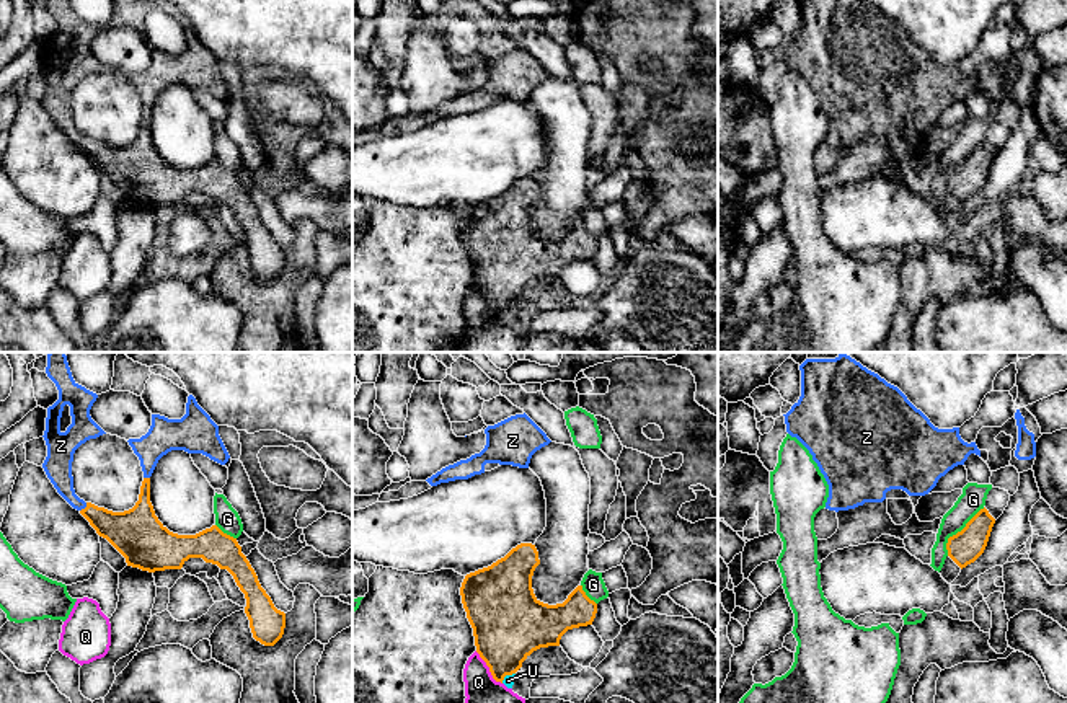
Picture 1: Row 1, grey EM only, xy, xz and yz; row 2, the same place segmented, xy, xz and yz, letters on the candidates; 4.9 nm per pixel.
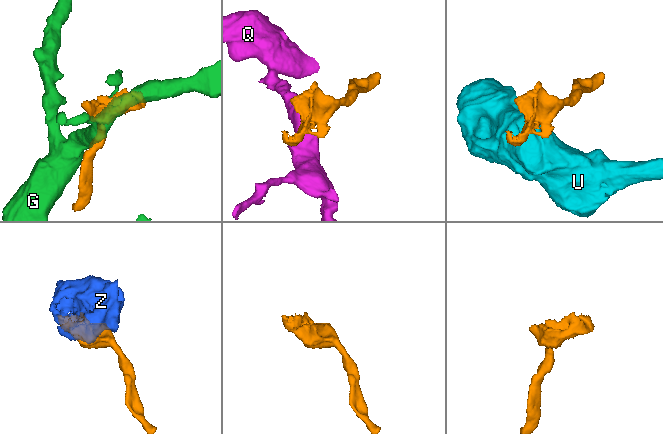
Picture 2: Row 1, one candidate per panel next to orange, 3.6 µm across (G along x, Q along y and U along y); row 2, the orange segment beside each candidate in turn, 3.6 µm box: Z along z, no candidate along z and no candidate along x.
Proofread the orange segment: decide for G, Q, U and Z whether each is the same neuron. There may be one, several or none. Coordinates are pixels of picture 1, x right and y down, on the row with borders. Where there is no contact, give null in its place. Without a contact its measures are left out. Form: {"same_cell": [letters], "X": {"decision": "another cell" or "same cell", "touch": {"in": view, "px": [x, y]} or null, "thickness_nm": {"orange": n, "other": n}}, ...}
{"same_cell": ["Z"], "G": {"decision": "another cell", "touch": {"in": "yz", "px": [958, 532]}, "thickness_nm": {"orange": 160, "other": 120}}, "Q": {"decision": "another cell", "touch": {"in": "xz", "px": [490, 669]}, "thickness_nm": {"orange": 360, "other": 160}}, "U": {"decision": "another cell", "touch": {"in": "xz", "px": [506, 674]}, "thickness_nm": {"orange": 360, "other": 50}}, "Z": {"decision": "same cell", "touch": {"in": "xy", "px": [85, 508]}, "thickness_nm": {"orange": 220, "other": 140}}}

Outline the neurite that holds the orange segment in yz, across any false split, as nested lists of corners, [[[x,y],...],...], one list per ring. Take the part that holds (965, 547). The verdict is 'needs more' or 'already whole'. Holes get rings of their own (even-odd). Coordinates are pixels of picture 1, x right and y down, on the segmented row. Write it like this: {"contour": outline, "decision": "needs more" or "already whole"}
{"contour": [[[984,507],[966,527],[948,538],[948,556],[963,569],[974,563],[985,550],[995,519]]], "decision": "already whole"}

